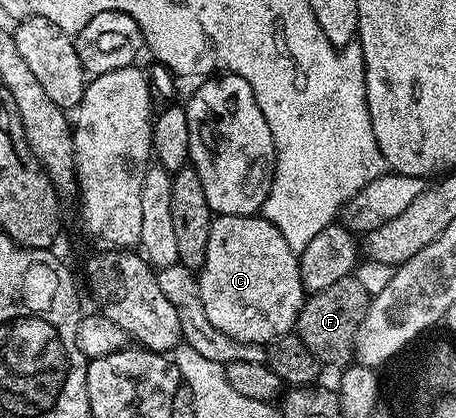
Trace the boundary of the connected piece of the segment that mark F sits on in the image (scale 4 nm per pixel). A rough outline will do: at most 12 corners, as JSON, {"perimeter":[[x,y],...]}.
{"perimeter":[[356,276],[312,293],[296,334],[320,364],[346,368],[370,293]]}

